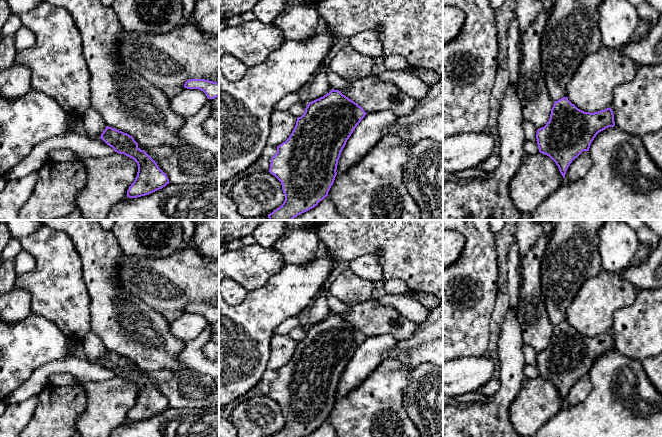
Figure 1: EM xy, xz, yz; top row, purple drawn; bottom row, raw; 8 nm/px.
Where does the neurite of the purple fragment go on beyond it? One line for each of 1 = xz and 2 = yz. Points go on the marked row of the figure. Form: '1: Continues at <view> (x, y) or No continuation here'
1: No continuation here
2: No continuation here

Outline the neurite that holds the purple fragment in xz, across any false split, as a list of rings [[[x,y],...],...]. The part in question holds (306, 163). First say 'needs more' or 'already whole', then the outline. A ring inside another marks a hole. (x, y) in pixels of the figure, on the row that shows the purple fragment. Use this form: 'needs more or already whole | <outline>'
already whole | [[[334,89],[323,97],[308,103],[304,114],[297,118],[289,138],[277,146],[277,153],[271,158],[269,172],[281,182],[285,200],[279,208],[268,214],[269,220],[293,220],[298,215],[317,206],[328,196],[337,175],[336,170],[341,152],[366,114],[361,106],[343,95],[341,91]]]

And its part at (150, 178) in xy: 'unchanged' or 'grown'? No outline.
unchanged

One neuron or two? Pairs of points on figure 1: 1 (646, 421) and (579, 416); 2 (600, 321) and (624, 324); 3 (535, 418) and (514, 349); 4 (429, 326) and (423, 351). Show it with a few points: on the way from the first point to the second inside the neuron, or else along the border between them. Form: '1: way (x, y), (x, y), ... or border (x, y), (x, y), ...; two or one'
1: way (629, 421), (596, 421); one
2: border (629, 306), (619, 308), (614, 313), (610, 331); two
3: border (524, 377), (520, 392), (512, 401); two
4: border (432, 339), (412, 347), (408, 351), (403, 351); two

